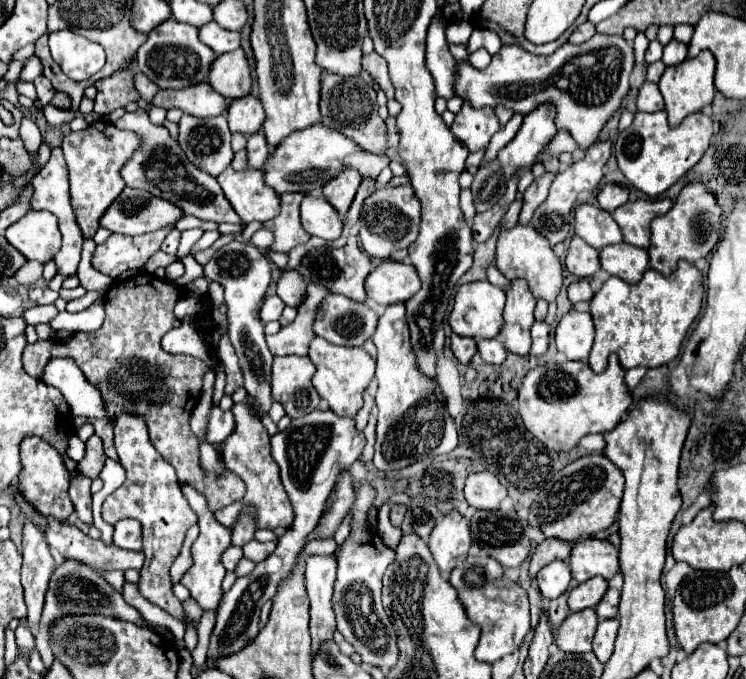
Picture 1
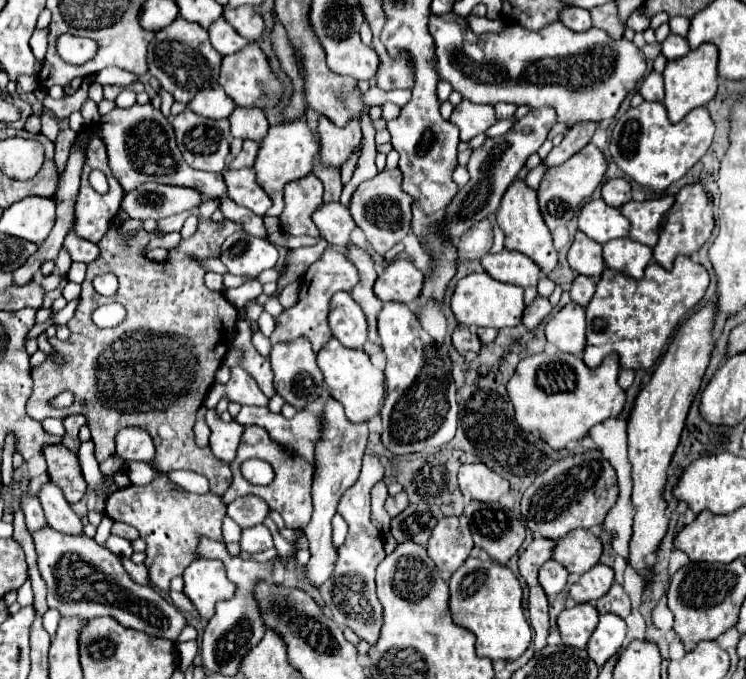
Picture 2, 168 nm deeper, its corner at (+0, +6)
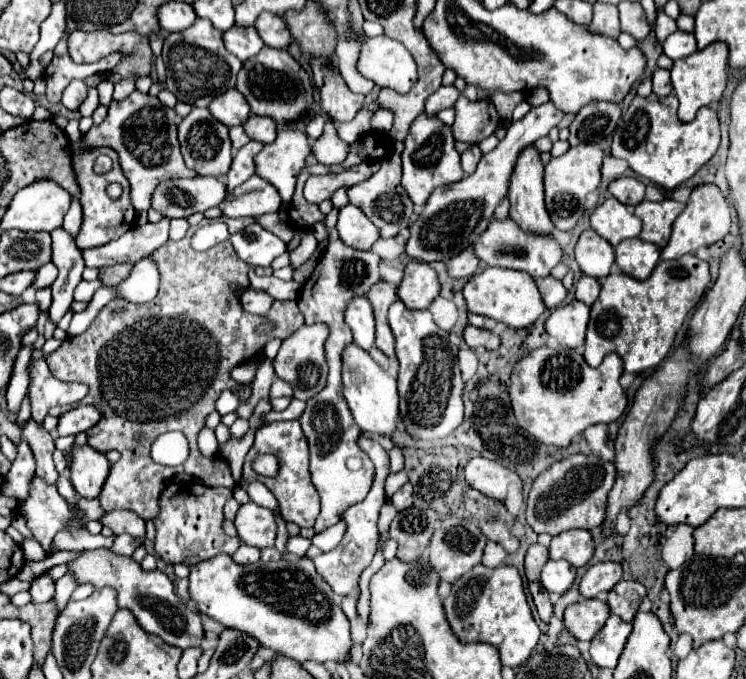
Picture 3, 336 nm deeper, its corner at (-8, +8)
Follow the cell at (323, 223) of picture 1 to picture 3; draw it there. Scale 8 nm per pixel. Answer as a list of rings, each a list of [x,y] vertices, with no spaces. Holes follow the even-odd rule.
[[[353,204],[339,212],[337,230],[341,240],[355,250],[371,250],[371,246],[379,240],[377,226]]]

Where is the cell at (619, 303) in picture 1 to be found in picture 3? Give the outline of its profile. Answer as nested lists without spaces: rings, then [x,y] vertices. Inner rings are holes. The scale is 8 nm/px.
[[[693,254],[681,256],[677,260],[661,260],[655,266],[649,280],[643,280],[643,282],[629,278],[625,274],[609,274],[601,286],[599,298],[591,306],[591,320],[587,326],[587,340],[585,340],[585,352],[583,352],[585,362],[591,368],[597,368],[609,352],[615,352],[621,356],[625,372],[639,374],[649,368],[657,368],[669,354],[669,350],[675,342],[675,336],[677,336],[679,328],[683,326],[687,314],[701,302],[709,282],[711,282],[709,264],[699,260]]]

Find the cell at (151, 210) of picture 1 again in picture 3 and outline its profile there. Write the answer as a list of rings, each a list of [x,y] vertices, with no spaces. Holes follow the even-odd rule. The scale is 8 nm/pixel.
[[[213,176],[167,180],[155,188],[153,208],[165,218],[187,218],[195,212],[205,212],[211,206],[219,206],[225,196],[225,180]]]

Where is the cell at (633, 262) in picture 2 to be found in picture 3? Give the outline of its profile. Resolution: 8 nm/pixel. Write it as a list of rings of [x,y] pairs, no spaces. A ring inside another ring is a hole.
[[[639,238],[623,240],[619,246],[615,246],[615,254],[619,268],[637,280],[647,280],[661,258],[661,250],[655,244]]]

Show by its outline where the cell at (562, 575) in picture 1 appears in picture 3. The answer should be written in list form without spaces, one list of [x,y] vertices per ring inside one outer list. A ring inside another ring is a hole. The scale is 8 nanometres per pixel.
[[[549,560],[543,566],[541,572],[541,584],[547,592],[563,594],[571,588],[575,580],[575,568],[571,564],[565,564],[565,560]]]

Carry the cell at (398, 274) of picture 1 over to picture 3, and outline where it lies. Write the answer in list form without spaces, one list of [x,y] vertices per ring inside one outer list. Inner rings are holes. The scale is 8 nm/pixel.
[[[409,262],[397,296],[409,310],[427,310],[439,296],[439,280],[435,270],[425,262]]]

